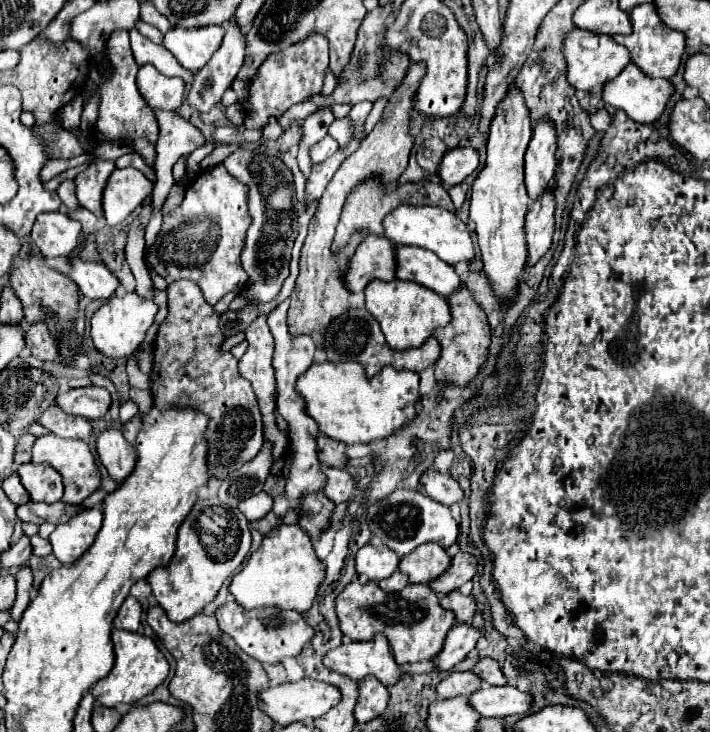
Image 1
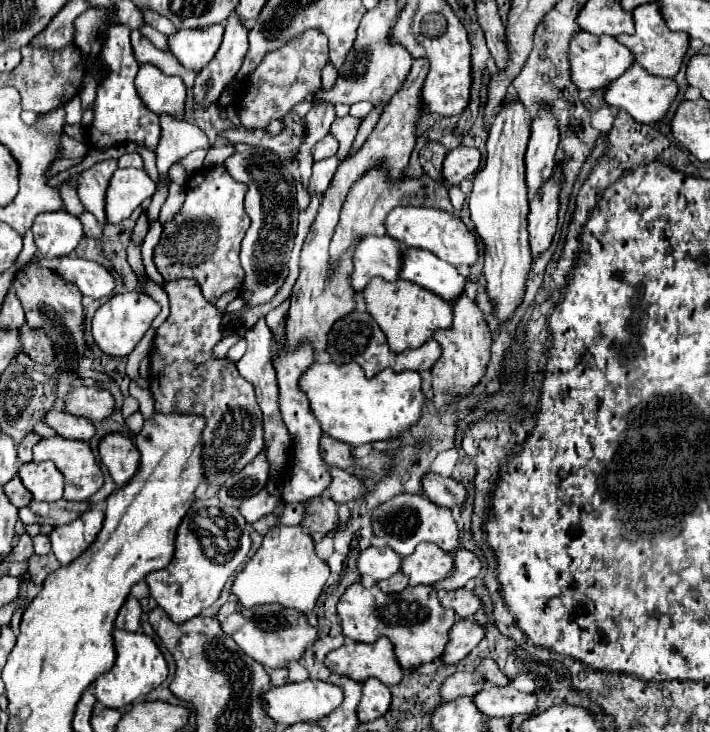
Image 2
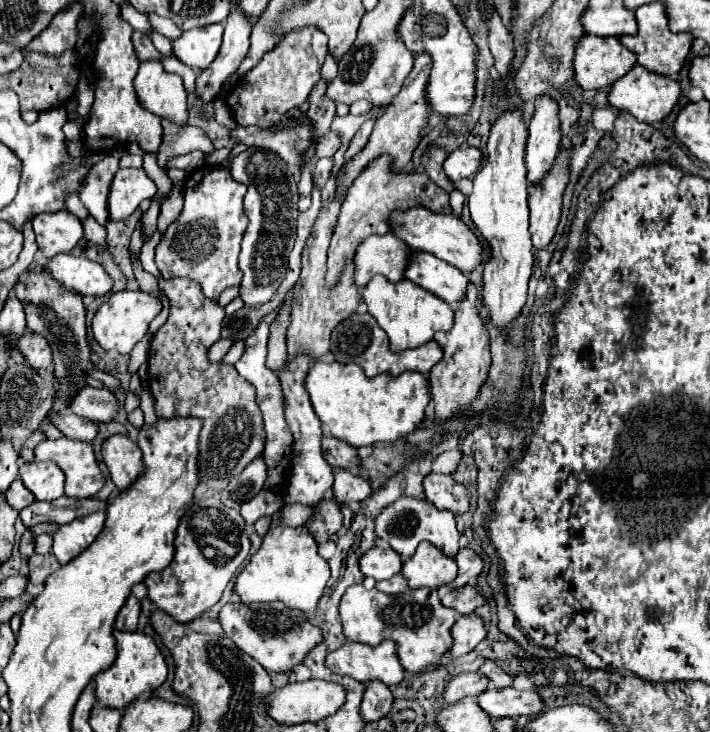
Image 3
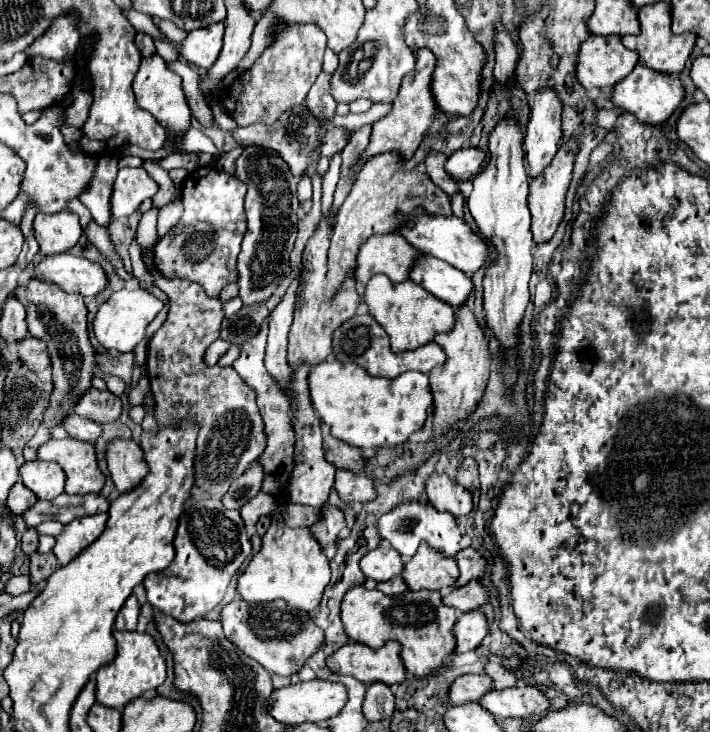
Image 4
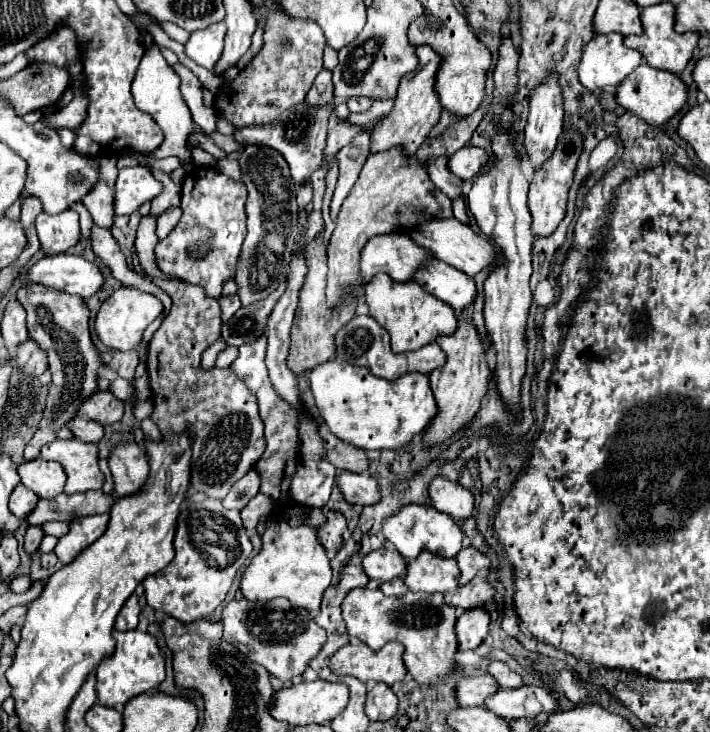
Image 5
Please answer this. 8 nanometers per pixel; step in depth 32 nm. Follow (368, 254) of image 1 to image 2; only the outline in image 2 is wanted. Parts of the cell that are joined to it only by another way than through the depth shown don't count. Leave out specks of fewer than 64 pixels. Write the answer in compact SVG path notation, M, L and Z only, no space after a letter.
M366 236L354 252L354 272L350 284L355 290L356 310L366 311L362 290L370 278L380 276L388 282L396 280L400 272L400 244L390 236Z

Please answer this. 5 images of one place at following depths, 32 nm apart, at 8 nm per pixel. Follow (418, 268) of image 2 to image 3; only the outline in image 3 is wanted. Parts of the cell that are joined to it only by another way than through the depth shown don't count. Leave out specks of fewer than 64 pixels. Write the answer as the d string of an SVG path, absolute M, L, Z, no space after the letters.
M418 250L410 252L404 278L436 294L448 304L456 304L468 286L468 276L464 276L460 270L428 252Z

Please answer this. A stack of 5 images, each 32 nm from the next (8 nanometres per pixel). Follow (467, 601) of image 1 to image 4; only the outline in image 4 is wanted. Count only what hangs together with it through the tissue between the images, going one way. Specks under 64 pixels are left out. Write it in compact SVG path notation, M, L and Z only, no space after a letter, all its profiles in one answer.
M472 580L468 582L466 586L460 586L460 588L454 588L452 592L444 592L442 596L442 602L446 606L454 606L456 610L460 612L472 612L476 608L480 608L482 604L486 604L490 598L490 594L484 590L484 586L480 584L480 580Z

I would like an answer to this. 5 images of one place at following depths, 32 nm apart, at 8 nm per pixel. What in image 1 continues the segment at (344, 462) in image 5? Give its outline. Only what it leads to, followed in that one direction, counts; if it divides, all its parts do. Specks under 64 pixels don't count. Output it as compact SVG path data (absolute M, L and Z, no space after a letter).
M320 434L316 438L316 448L320 452L320 462L324 462L326 466L332 466L332 468L344 468L346 454L344 454L344 444L342 442L330 440L328 436Z

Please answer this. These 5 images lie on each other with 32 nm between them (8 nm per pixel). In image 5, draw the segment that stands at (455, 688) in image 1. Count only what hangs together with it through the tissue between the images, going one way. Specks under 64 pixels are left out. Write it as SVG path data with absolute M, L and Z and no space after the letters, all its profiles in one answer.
M490 674L462 676L456 682L456 702L460 706L480 706L484 704L484 698L496 690L498 686Z

